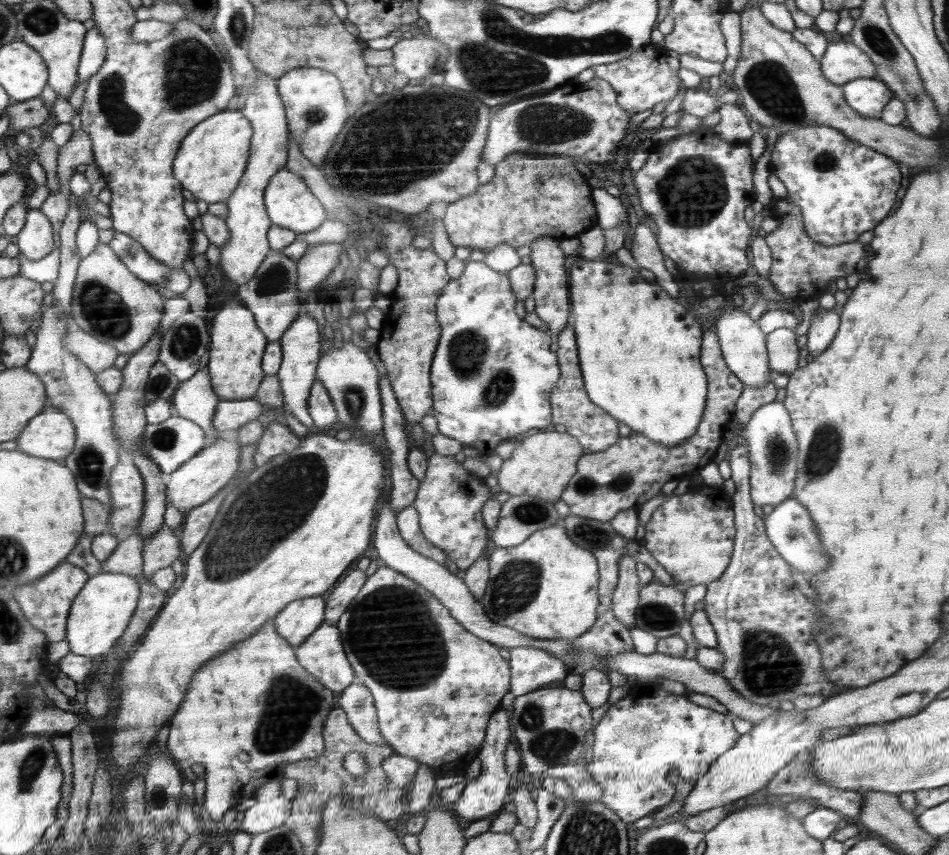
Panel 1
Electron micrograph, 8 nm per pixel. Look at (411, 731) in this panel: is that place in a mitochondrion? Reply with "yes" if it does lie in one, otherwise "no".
no

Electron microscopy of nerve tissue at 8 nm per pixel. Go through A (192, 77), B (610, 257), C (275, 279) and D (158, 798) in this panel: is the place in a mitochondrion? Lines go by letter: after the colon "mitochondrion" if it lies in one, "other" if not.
A: mitochondrion
B: other
C: mitochondrion
D: other

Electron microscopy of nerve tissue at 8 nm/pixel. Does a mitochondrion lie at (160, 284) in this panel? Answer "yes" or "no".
no

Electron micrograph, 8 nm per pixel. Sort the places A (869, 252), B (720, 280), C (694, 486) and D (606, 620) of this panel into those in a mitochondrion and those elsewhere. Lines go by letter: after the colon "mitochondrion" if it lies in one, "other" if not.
A: other
B: other
C: other
D: other

